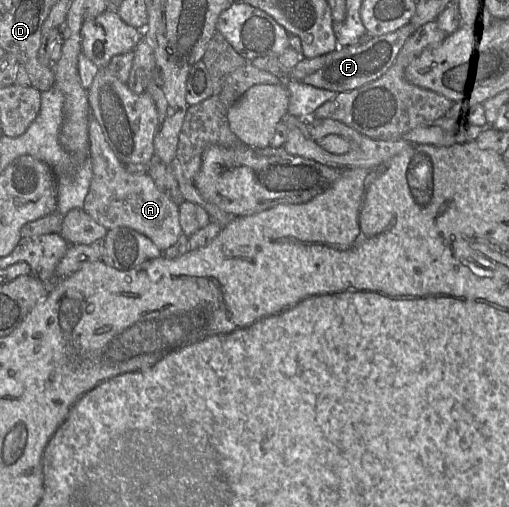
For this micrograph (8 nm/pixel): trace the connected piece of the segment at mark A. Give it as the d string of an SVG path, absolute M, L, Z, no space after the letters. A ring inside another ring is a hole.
M93 117L89 122L89 142L93 177L84 201L84 210L108 230L127 227L147 236L162 252L176 243L182 233L178 205L156 186L148 173L133 174L127 171L125 164L119 160L108 144L99 122Z

